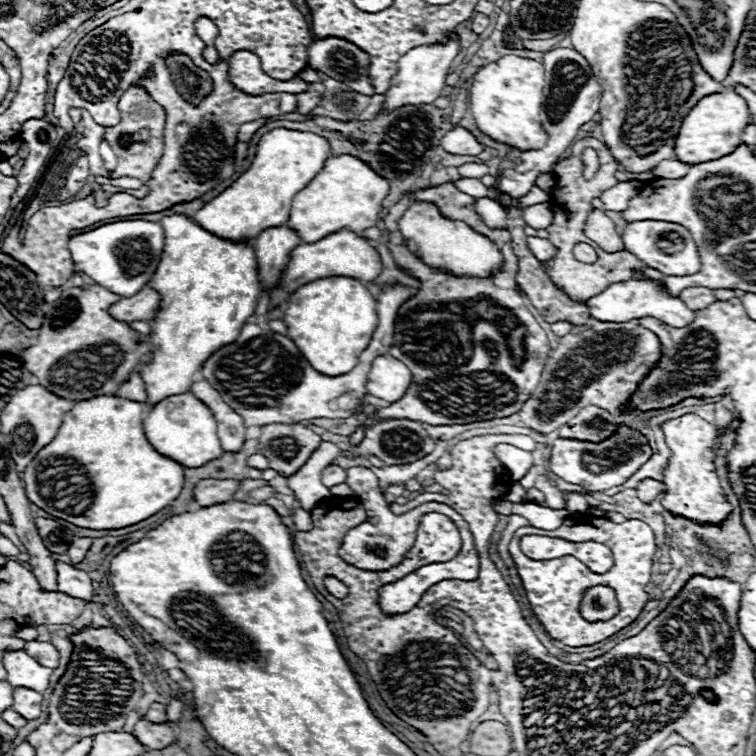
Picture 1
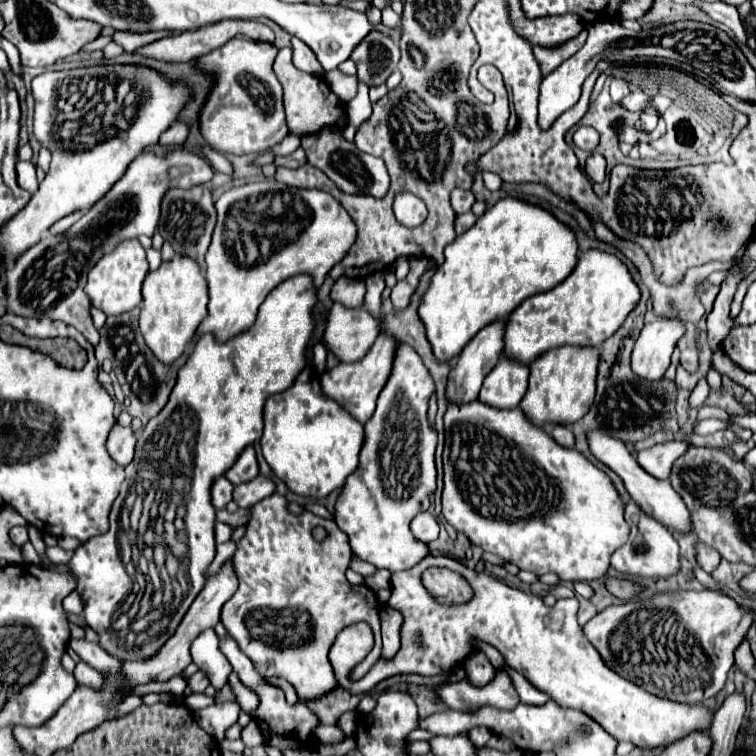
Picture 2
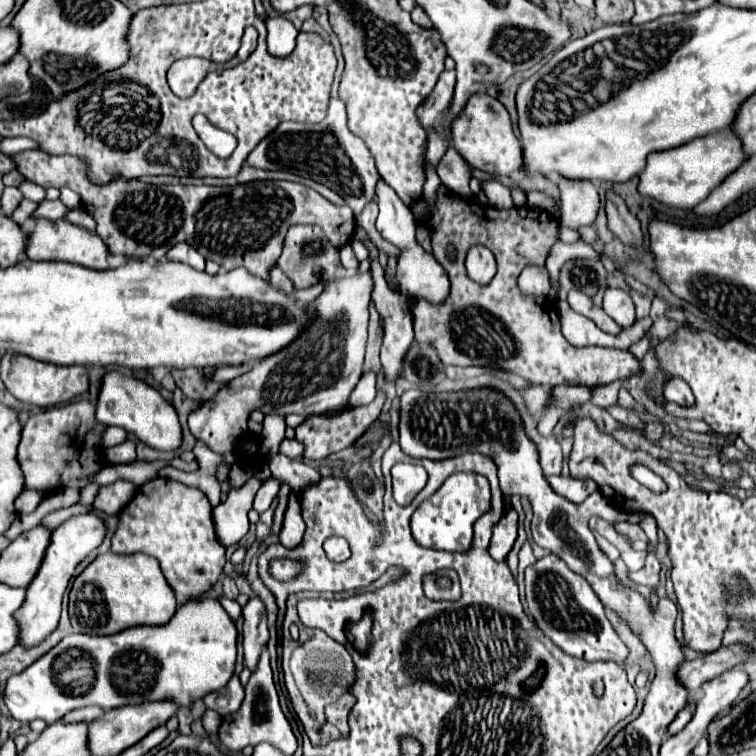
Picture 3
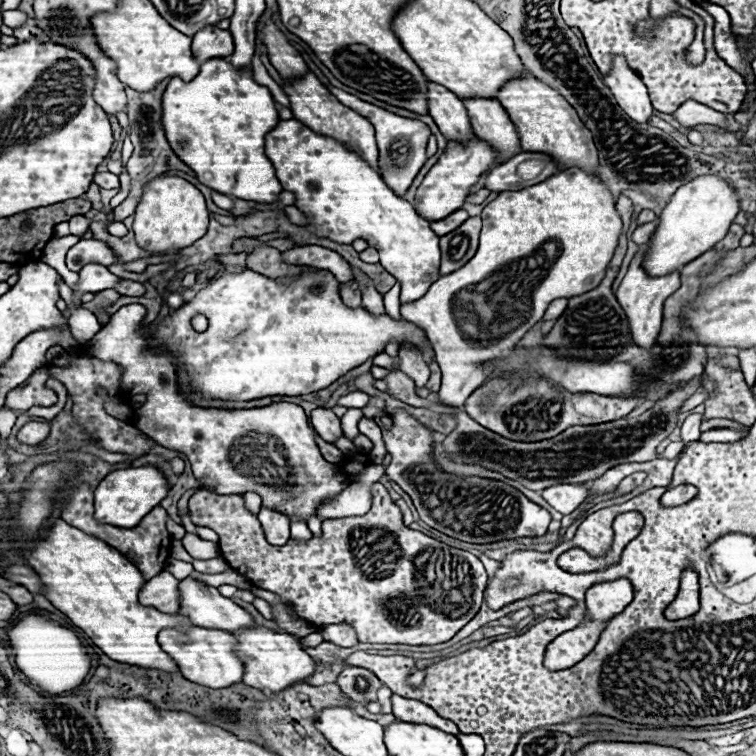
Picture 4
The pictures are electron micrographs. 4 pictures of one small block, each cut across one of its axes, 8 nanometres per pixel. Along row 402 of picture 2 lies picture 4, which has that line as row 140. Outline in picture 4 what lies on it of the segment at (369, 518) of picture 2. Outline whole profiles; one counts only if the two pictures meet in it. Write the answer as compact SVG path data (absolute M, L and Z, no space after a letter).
M330 86L330 92L344 104L344 106L350 106L352 110L356 110L358 114L362 114L364 118L368 118L374 128L376 128L376 140L378 140L378 162L380 162L380 176L384 178L384 182L394 190L394 194L398 196L404 196L406 190L410 188L412 180L416 178L416 174L420 172L420 168L424 166L426 162L426 144L428 144L428 138L430 138L430 128L420 122L420 120L412 120L412 118L404 118L404 116L398 116L398 114L392 114L384 108L378 108L374 104L368 104L340 88L334 88Z

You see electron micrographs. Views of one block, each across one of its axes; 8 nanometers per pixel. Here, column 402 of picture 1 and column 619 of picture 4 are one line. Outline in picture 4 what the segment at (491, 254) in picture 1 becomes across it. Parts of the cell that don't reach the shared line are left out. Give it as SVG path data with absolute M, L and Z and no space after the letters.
M568 168L530 188L502 192L490 202L482 210L482 232L476 256L460 270L436 280L422 298L402 306L402 318L422 326L436 352L436 362L442 370L442 386L438 390L442 404L460 408L464 400L492 376L492 370L486 370L482 362L506 358L506 354L518 346L520 338L542 320L552 300L574 298L574 294L594 290L606 274L620 234L622 218L606 182L580 168Z

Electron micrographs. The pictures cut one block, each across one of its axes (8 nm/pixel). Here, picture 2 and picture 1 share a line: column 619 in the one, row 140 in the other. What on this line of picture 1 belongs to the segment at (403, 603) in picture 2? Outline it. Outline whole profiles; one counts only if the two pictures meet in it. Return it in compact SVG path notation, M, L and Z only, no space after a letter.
M726 88L724 92L704 96L682 120L682 126L674 140L676 160L684 164L698 164L730 154L740 144L740 134L748 124L748 118L750 118L748 106L744 98L738 96L734 90Z

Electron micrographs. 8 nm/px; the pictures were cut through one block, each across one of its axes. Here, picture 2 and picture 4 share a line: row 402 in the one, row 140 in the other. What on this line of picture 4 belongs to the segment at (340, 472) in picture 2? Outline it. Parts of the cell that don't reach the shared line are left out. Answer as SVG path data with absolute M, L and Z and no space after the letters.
M280 120L274 130L266 134L266 156L272 160L276 168L276 176L284 190L296 196L294 206L308 216L306 228L308 232L316 234L318 238L328 238L338 244L352 244L354 240L362 238L380 254L380 264L402 284L400 292L401 304L414 302L426 294L432 282L438 280L438 266L440 266L440 248L438 236L430 230L430 222L422 218L410 202L398 198L382 180L382 176L372 170L358 154L348 150L344 144L330 136L322 136L312 132L298 120Z

